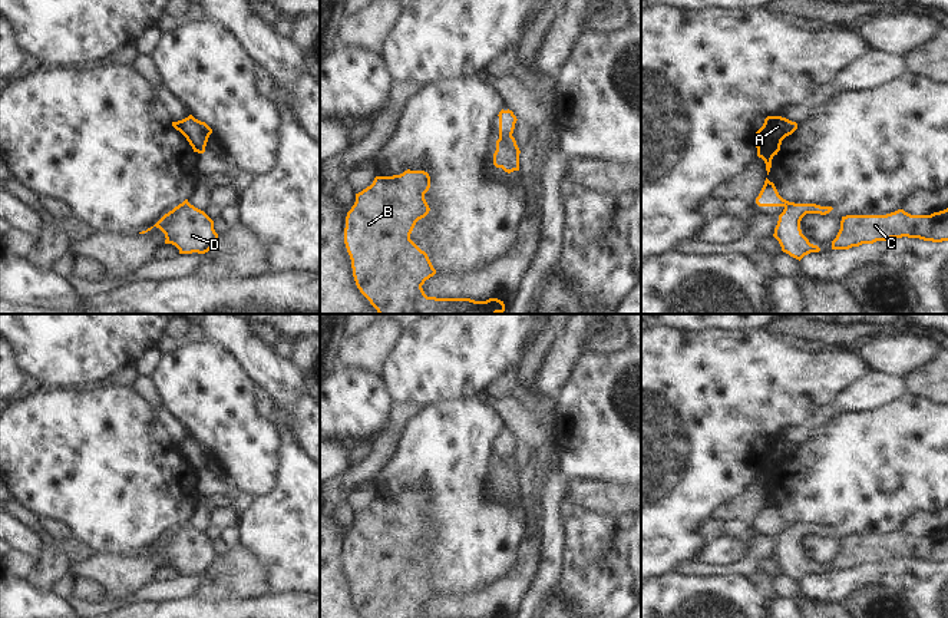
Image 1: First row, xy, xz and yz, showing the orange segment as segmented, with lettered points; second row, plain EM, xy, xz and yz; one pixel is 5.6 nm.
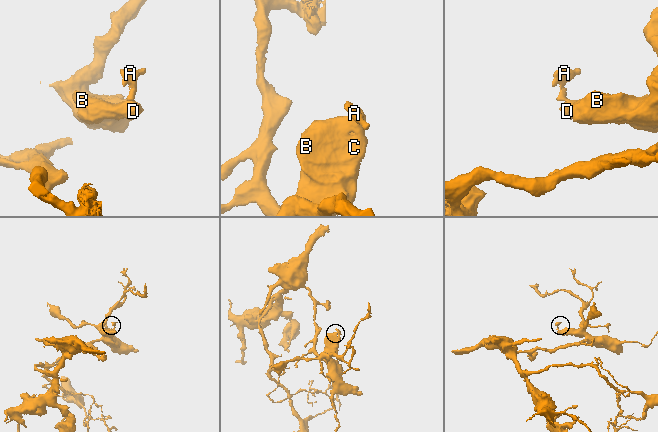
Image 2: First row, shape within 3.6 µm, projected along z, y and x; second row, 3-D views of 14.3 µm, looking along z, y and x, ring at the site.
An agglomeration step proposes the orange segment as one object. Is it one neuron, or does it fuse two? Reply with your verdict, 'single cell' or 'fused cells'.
fused cells

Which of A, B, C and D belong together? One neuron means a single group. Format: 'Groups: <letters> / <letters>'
Groups: A / B C D.

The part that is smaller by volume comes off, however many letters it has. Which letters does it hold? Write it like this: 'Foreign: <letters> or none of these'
Foreign: A

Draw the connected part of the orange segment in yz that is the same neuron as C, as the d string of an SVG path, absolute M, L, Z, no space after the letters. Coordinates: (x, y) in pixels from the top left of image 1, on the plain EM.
M948 529L931 536L911 536L898 531L886 536L842 538L832 571L849 571L902 558L932 564L948 562Z

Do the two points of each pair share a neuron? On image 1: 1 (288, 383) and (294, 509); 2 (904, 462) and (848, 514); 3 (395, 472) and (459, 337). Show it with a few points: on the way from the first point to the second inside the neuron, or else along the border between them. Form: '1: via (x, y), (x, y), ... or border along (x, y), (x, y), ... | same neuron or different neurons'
1: via (284, 415), (284, 429), (294, 453), (294, 478) | same neuron
2: via (889, 476), (868, 501), (862, 501) | same neuron
3: border along (456, 396), (425, 409) | different neurons

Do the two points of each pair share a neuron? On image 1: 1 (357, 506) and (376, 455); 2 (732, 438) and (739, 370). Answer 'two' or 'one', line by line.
1: two
2: one

